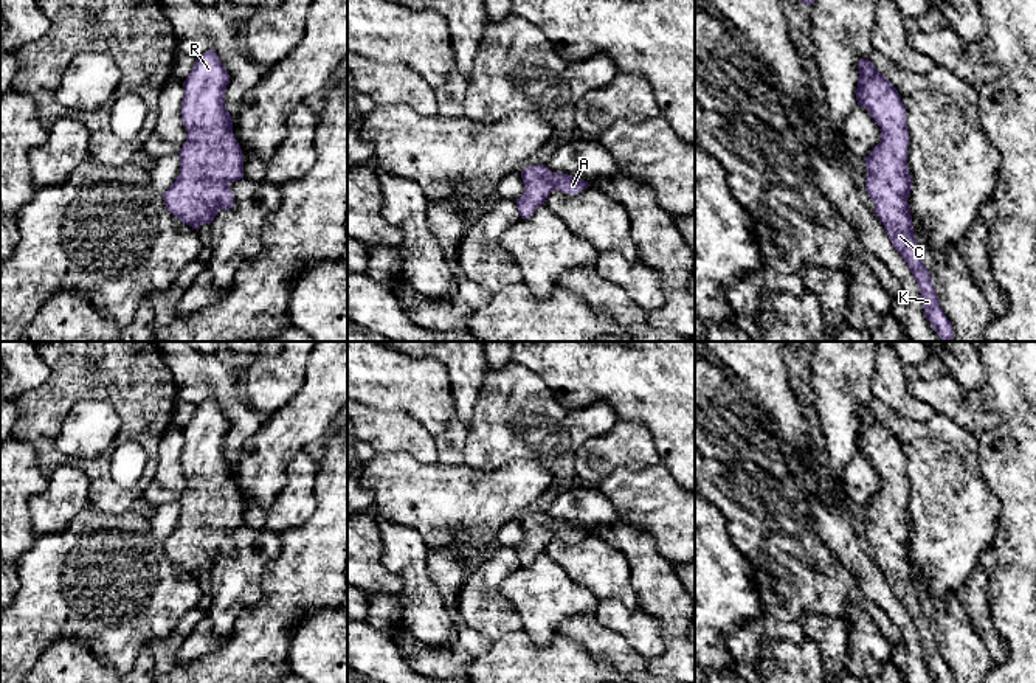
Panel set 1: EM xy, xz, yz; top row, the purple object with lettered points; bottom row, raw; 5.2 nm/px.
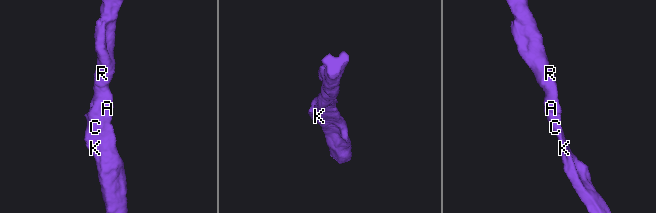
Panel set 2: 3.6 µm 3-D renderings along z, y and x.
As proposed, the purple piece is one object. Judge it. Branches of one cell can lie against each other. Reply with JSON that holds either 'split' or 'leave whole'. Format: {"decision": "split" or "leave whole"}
{"decision": "leave whole"}

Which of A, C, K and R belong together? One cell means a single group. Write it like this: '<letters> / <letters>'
A C K R

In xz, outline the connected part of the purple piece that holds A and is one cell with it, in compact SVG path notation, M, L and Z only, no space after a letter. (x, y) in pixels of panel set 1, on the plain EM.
M543 512L526 515L521 520L521 526L526 534L523 543L516 548L516 556L521 567L530 565L538 554L544 553L547 543L554 537L566 542L578 542L585 536L591 534L583 526L561 520L552 520Z

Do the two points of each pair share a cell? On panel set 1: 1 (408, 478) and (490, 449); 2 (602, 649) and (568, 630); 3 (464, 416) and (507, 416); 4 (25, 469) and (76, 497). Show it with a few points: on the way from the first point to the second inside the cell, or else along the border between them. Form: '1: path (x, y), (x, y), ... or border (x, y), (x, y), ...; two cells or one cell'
1: border (464, 463), (473, 468); two cells
2: path (594, 641), (583, 630), (576, 630); one cell
3: border (473, 415), (472, 424); two cells
4: border (48, 477), (48, 486), (30, 500), (28, 513); two cells

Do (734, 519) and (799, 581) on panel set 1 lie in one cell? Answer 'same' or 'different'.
same

